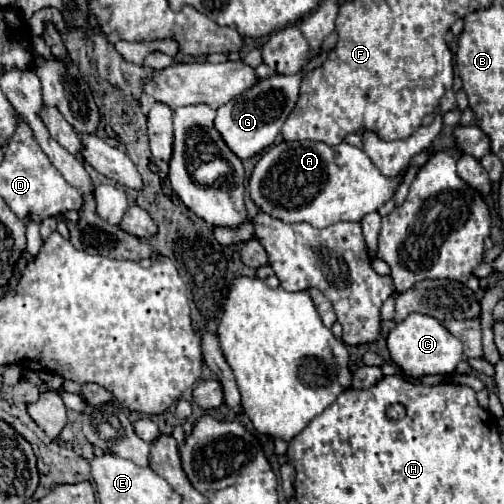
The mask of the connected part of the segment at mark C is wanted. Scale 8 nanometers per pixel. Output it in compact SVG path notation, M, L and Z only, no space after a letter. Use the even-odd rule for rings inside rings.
M422 313L408 315L388 333L386 341L392 361L402 369L406 377L412 379L420 379L426 375L452 375L462 359L462 343L446 331L442 321Z

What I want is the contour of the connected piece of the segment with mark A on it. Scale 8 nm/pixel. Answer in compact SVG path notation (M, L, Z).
M282 141L278 145L272 145L266 149L256 163L252 177L250 177L250 197L262 209L264 213L282 219L284 223L300 223L306 221L318 229L328 227L338 221L360 221L364 215L380 209L386 201L390 201L396 193L396 189L405 176L405 172L399 177L386 177L380 173L380 169L370 161L370 157L348 143L338 145L326 145L322 141Z

